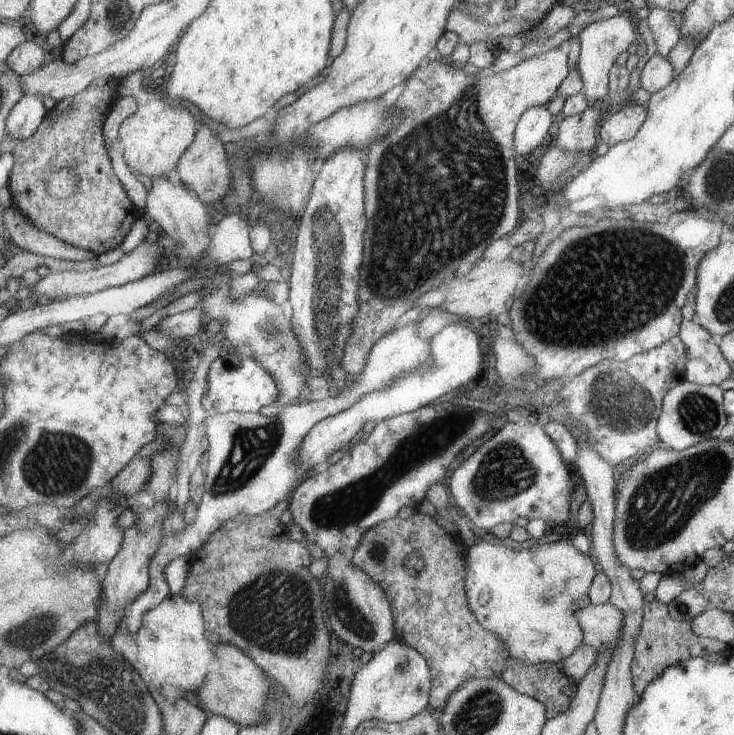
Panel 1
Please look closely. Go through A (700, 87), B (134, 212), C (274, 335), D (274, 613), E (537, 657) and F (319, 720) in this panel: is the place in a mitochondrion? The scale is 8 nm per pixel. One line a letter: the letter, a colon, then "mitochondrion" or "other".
A: other
B: other
C: mitochondrion
D: mitochondrion
E: other
F: other

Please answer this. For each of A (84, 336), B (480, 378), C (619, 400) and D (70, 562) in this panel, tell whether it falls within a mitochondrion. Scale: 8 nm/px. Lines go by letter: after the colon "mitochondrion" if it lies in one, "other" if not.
A: other
B: other
C: mitochondrion
D: other

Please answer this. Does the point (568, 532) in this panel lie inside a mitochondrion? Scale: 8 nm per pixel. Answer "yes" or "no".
no

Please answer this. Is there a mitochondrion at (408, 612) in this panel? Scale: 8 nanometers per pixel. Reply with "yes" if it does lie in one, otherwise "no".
no

